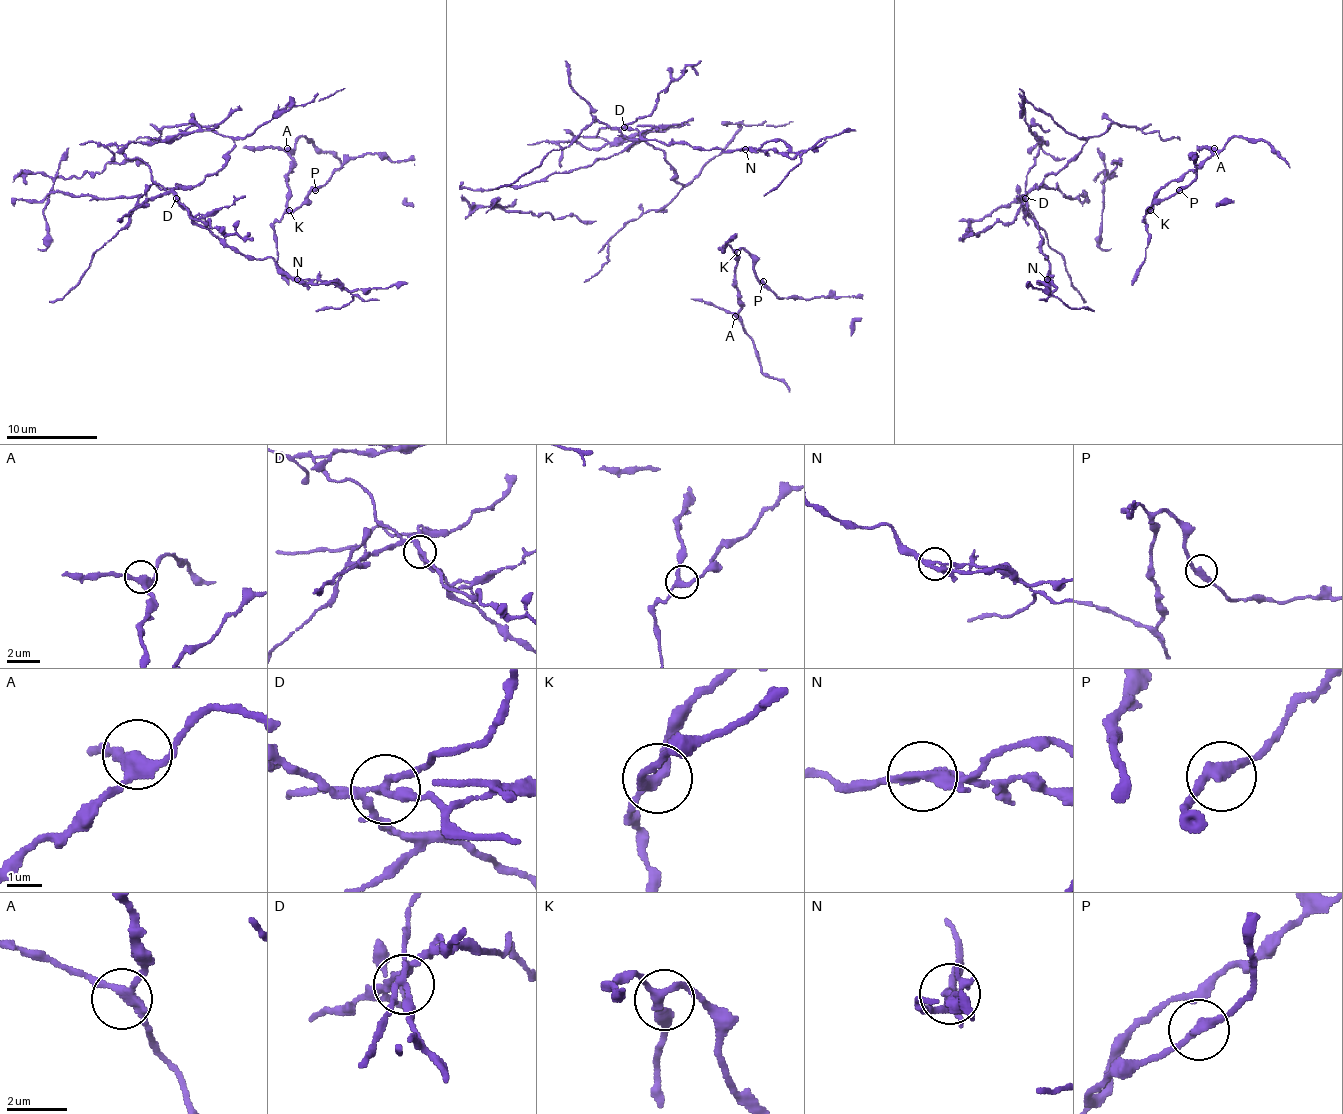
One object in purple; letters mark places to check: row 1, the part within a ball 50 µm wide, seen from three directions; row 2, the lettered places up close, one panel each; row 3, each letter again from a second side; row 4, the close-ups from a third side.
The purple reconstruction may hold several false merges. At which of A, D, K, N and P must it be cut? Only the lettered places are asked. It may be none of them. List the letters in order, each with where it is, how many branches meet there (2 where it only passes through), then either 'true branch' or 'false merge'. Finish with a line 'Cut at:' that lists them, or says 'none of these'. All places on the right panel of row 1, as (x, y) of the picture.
A: (1214, 148) | 3 | true branch
D: (1025, 198) | 4 | false merge
K: (1150, 210) | 3 | true branch
N: (1047, 279) | 2 | false merge
P: (1179, 190) | 2 | true branch
Cut at: D, N

